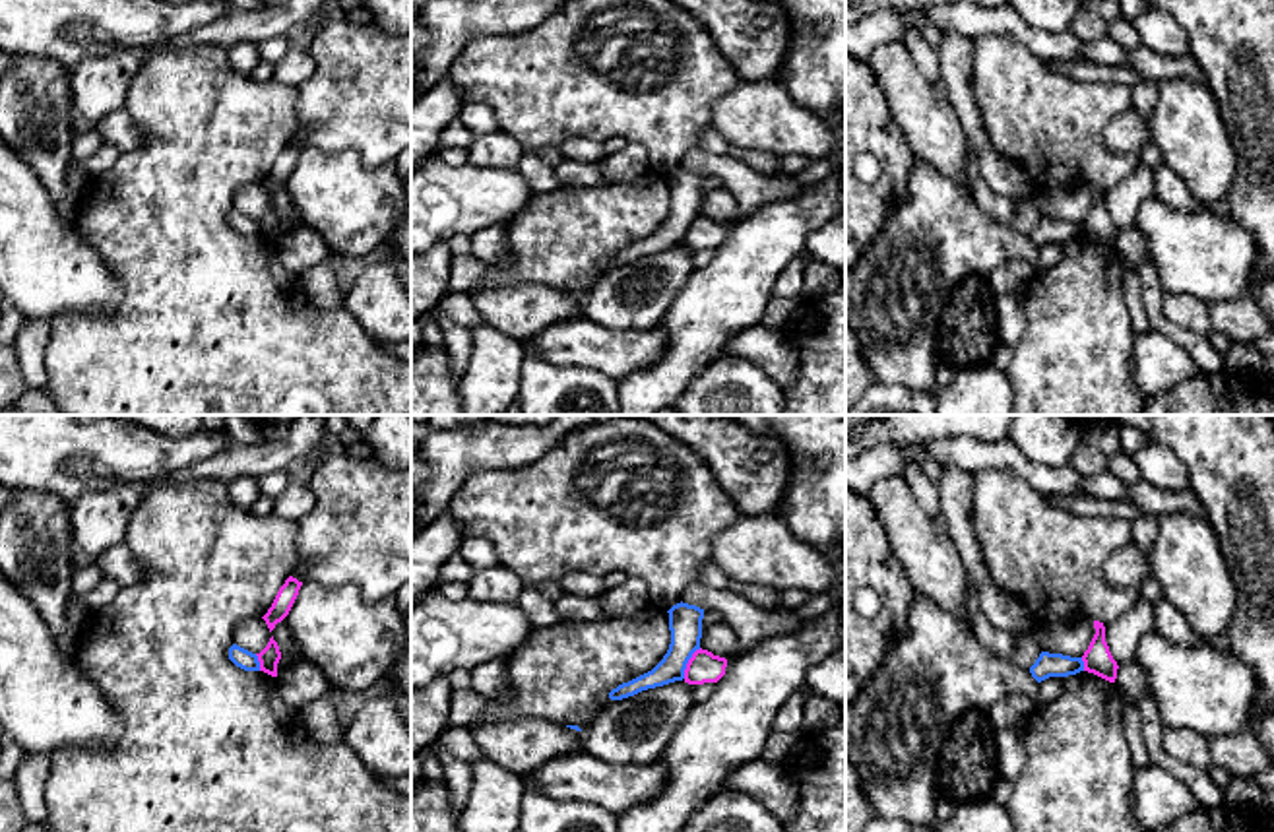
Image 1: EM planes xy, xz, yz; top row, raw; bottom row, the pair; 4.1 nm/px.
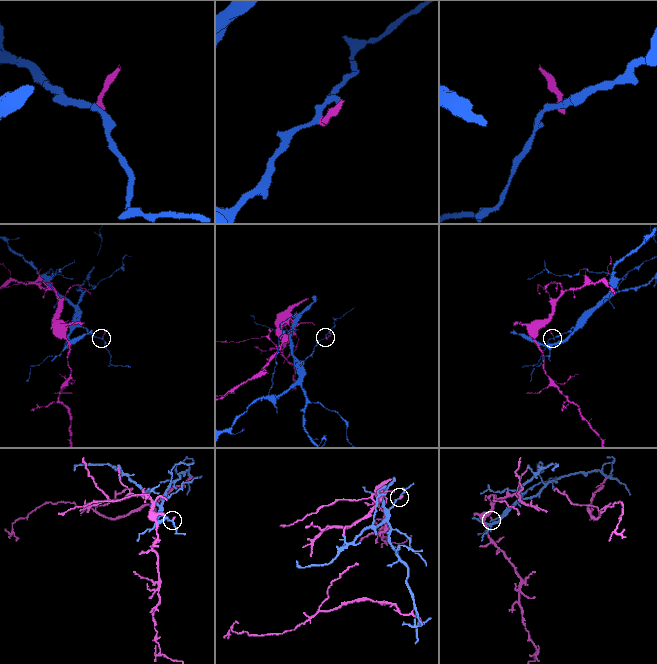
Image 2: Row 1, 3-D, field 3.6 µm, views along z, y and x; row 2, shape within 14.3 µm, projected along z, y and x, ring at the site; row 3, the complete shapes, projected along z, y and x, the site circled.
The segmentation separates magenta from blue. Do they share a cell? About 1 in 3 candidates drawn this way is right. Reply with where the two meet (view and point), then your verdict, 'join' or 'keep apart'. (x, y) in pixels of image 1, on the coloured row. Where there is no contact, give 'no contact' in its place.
contact xz (689, 662); join

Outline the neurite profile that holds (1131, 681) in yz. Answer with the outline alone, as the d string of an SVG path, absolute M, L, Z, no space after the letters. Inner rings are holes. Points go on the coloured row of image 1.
M1136 659L1119 665L1115 687L1125 704L1136 706L1142 696L1150 696L1146 673L1138 667Z

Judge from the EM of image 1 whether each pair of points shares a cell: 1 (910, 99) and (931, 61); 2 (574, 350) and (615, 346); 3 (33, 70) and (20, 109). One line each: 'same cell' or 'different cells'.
1: different cells
2: same cell
3: same cell

